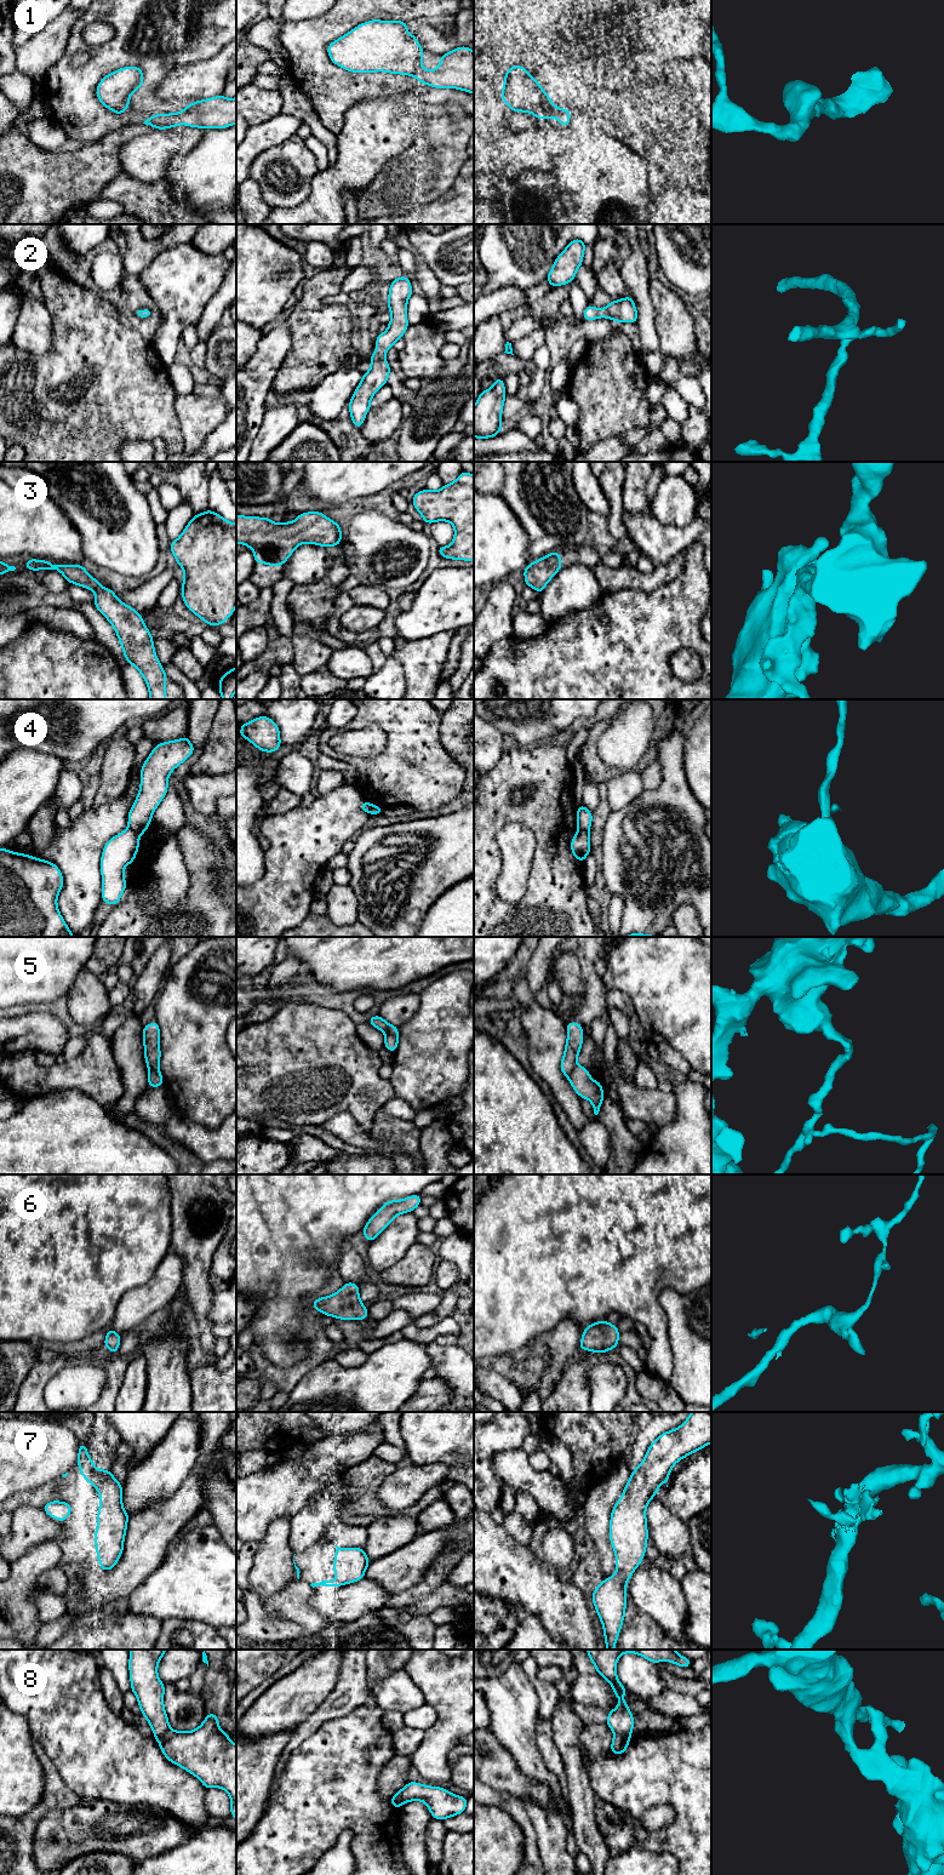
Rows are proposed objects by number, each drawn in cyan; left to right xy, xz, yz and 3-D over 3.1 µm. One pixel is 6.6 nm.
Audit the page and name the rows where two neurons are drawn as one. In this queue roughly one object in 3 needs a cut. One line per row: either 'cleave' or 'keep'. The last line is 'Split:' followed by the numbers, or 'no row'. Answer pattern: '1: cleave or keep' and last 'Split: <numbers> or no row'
1: keep
2: keep
3: keep
4: cleave
5: cleave
6: keep
7: keep
8: cleave
Split: 4, 5, 8

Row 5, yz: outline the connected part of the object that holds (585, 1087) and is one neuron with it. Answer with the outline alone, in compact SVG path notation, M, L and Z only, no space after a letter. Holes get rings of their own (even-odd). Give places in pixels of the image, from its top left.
M580 1065L574 1067L568 1081L580 1098L591 1102L594 1114L597 1115L605 1096L601 1082L593 1080L588 1068Z

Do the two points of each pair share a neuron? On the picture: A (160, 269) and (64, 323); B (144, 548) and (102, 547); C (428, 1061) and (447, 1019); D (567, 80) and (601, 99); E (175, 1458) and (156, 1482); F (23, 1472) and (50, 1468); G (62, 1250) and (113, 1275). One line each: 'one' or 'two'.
A: two
B: one
C: one
D: one
E: one
F: one
G: one

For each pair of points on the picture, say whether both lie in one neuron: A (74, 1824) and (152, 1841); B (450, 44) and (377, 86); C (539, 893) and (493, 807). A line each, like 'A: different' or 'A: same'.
A: same
B: different
C: same

